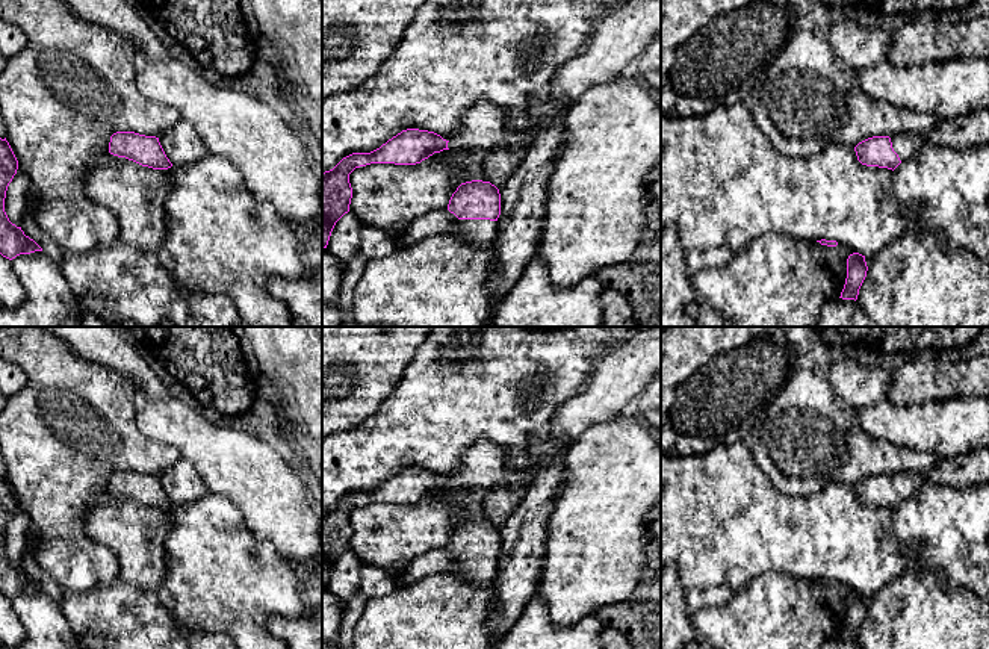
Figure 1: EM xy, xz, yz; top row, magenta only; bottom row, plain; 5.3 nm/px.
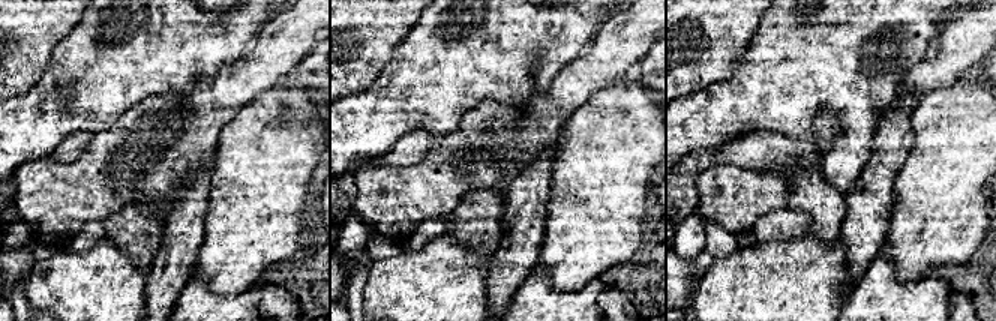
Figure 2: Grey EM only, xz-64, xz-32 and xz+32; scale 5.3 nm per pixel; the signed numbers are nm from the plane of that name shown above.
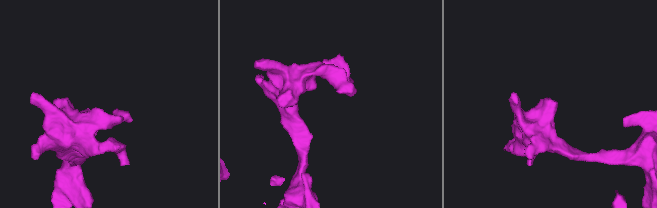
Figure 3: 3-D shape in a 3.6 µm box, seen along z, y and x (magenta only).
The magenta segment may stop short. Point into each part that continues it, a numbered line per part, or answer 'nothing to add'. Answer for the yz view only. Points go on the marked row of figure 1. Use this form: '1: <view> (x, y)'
1: yz (905, 144)

